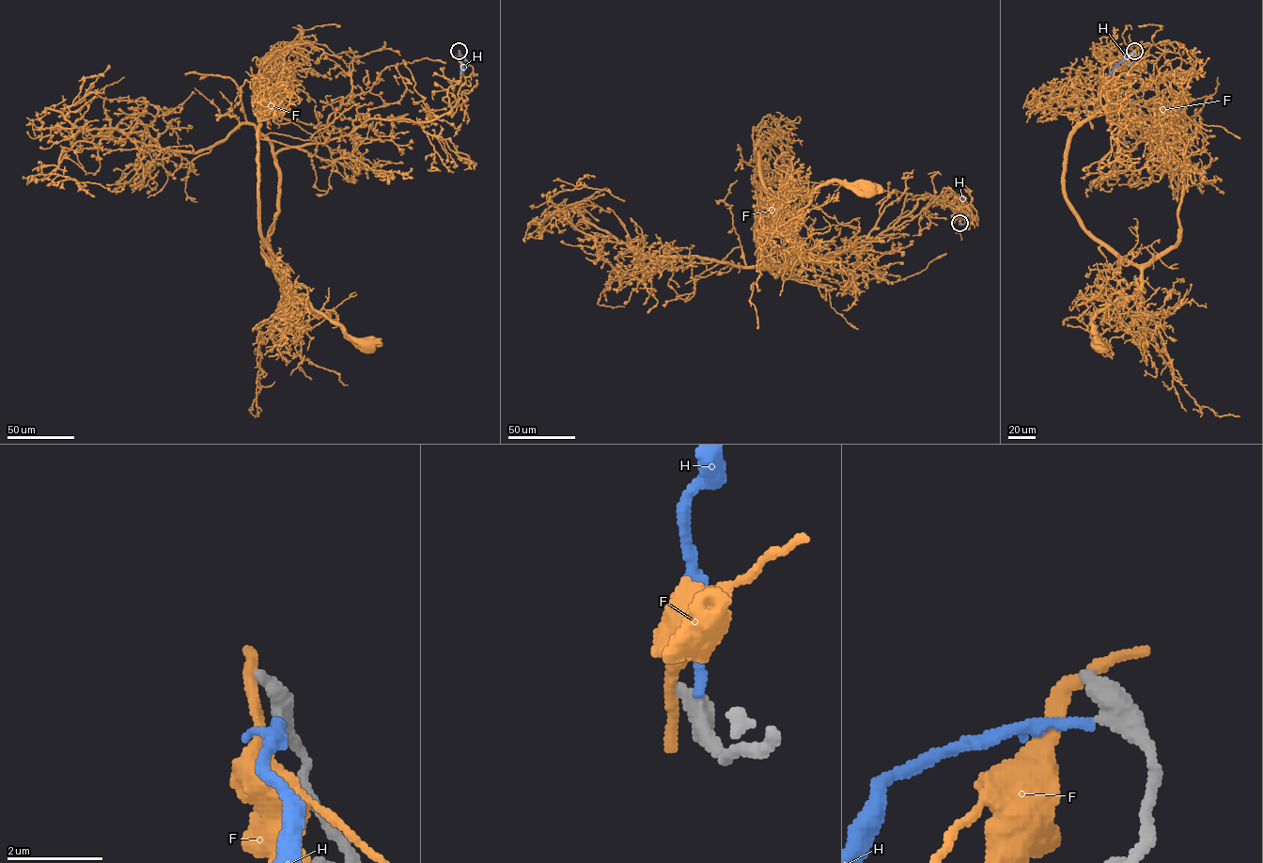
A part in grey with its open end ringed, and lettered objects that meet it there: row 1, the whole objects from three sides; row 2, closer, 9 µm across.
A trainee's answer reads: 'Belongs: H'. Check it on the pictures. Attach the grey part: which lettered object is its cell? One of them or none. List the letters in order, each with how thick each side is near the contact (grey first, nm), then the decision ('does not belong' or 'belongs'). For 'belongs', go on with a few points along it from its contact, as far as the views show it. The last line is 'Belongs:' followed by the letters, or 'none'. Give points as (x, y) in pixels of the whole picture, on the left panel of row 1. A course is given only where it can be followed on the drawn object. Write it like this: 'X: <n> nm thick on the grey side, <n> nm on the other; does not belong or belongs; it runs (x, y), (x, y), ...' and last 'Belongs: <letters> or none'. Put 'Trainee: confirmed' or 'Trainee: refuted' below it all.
F: 420 nm thick on the grey side, 320 nm on the other; does not belong
H: 600 nm thick on the grey side, 170 nm on the other; does not belong
Belongs: none
Trainee: refuted

